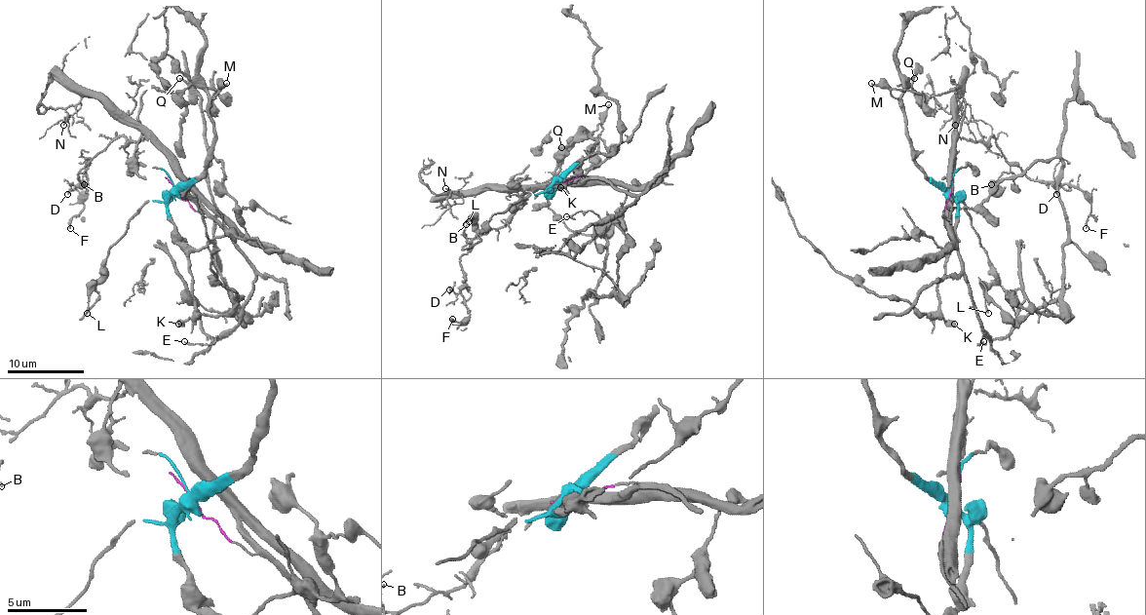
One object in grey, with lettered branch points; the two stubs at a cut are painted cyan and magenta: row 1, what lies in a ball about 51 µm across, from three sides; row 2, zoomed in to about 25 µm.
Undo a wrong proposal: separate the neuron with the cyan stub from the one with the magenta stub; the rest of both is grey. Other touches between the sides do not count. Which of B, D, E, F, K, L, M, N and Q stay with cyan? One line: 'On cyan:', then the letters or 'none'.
On cyan: K, L, M, Q

